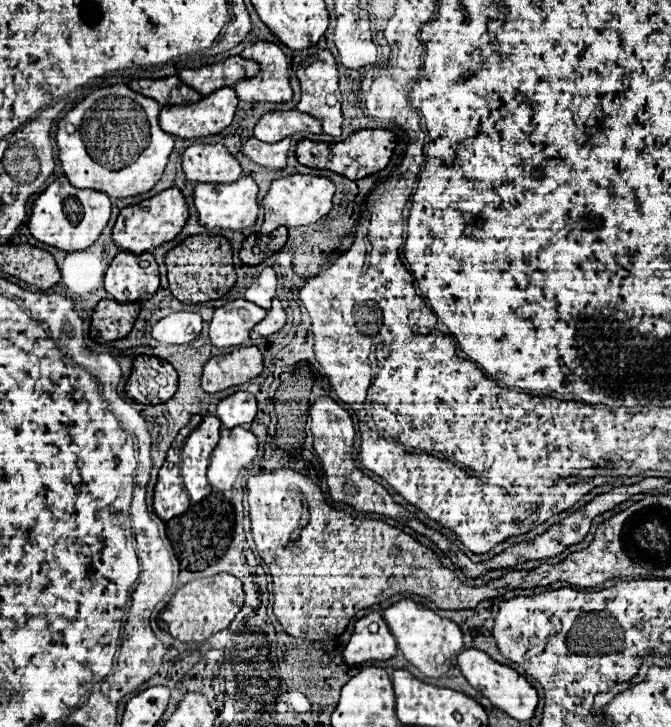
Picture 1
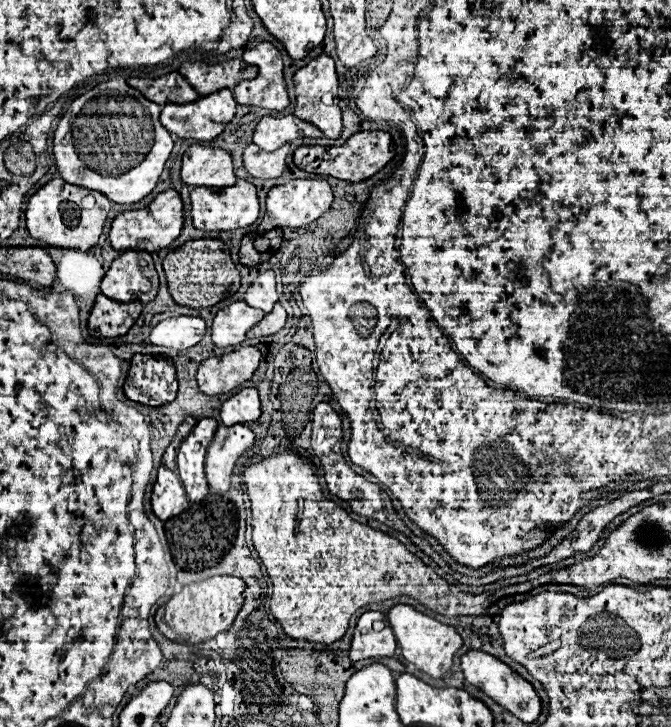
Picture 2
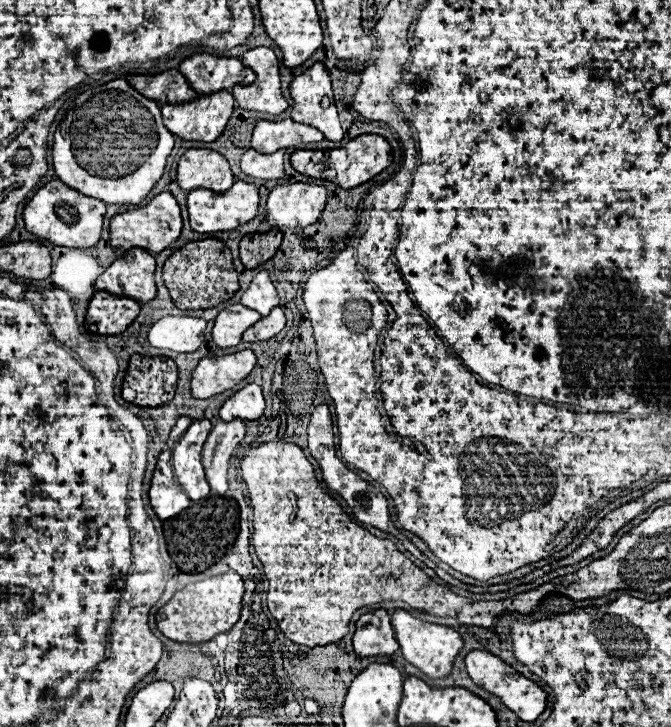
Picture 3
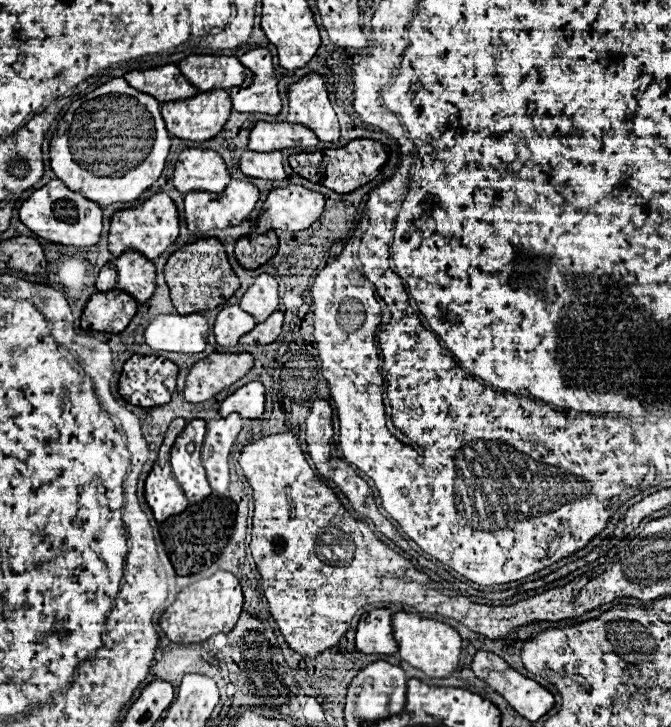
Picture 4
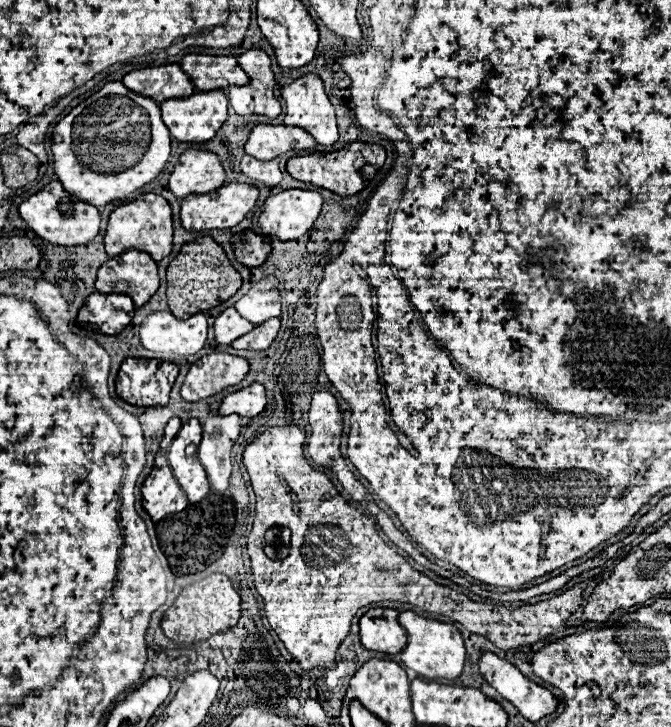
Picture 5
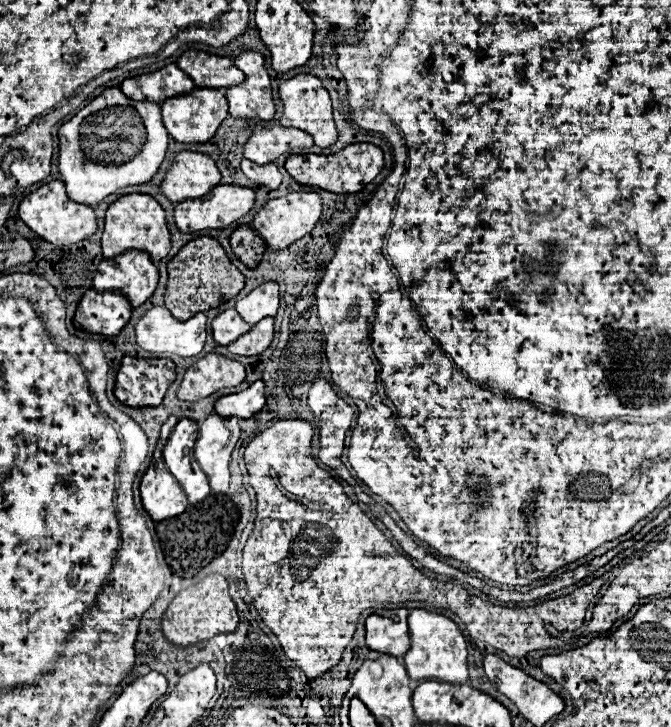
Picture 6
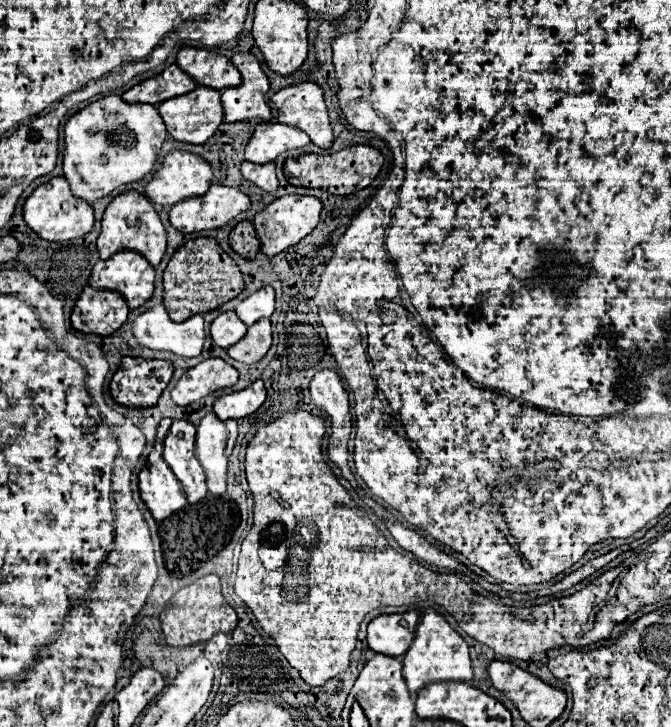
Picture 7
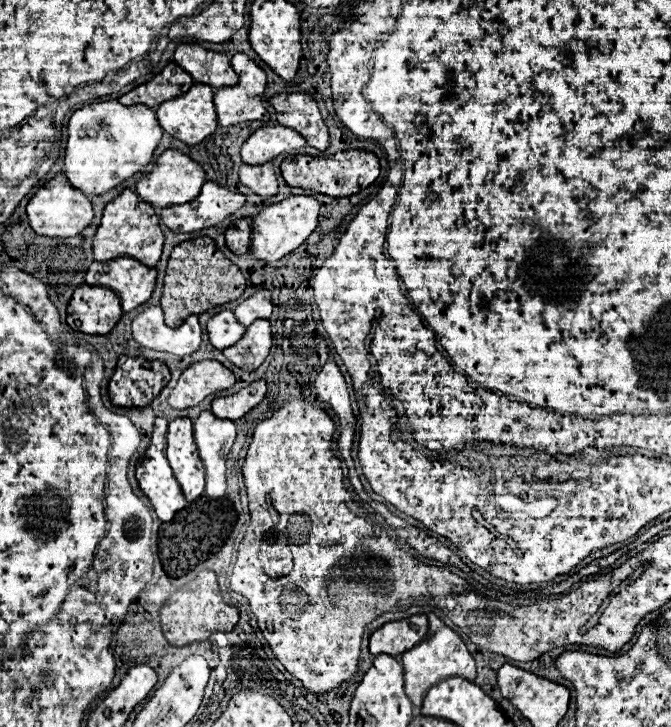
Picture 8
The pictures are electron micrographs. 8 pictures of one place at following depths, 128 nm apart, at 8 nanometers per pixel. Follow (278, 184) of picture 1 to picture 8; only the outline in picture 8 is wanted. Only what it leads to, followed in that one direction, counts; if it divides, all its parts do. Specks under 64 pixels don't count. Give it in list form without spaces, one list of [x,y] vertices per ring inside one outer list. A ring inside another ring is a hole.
[[[290,196],[278,204],[262,210],[252,224],[252,244],[250,254],[256,260],[274,262],[296,250],[318,226],[318,208],[320,204],[312,196]]]

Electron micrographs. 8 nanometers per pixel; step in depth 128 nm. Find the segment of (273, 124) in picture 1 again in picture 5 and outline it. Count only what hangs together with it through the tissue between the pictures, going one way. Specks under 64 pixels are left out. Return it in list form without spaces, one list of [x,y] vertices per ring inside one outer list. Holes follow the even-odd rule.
[[[258,124],[246,142],[246,154],[254,156],[256,160],[272,160],[290,150],[306,150],[312,148],[316,142],[308,132],[302,128],[290,128],[284,124]]]

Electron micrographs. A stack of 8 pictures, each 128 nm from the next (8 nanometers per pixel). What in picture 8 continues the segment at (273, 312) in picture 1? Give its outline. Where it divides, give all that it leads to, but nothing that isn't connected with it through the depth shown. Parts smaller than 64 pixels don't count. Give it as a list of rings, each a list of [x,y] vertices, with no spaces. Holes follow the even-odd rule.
[[[256,320],[246,328],[246,334],[238,344],[224,348],[224,356],[242,370],[256,370],[268,356],[272,346],[272,334],[270,334],[270,322],[268,320]]]

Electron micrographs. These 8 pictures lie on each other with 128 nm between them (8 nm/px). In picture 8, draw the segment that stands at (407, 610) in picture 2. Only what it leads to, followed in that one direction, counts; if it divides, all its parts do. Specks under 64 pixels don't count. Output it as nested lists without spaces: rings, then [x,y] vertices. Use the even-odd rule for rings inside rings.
[[[428,614],[428,620],[430,620],[430,630],[428,630],[426,638],[420,644],[416,644],[412,650],[402,654],[404,676],[406,676],[406,694],[414,706],[420,706],[426,692],[444,678],[452,678],[452,676],[460,676],[466,680],[476,678],[474,658],[470,656],[462,638],[452,628],[448,628],[436,614]]]

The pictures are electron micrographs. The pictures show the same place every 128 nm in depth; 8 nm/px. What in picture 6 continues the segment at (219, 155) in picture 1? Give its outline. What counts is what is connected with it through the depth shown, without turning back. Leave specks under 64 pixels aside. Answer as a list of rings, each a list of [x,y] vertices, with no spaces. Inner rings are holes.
[[[184,150],[174,156],[160,188],[170,202],[182,202],[186,198],[200,198],[208,194],[214,186],[218,186],[218,182],[220,172],[210,156]]]

